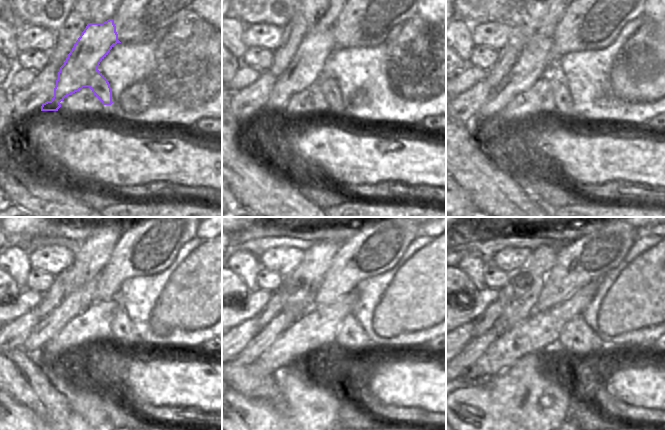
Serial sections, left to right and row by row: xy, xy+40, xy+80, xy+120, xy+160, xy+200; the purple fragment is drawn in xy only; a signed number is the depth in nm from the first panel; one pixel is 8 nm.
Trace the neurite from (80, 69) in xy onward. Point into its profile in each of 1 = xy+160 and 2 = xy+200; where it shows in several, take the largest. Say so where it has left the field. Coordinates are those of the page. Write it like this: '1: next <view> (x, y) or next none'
1: next xy+160 (267, 335)
2: next xy+200 (469, 355)

